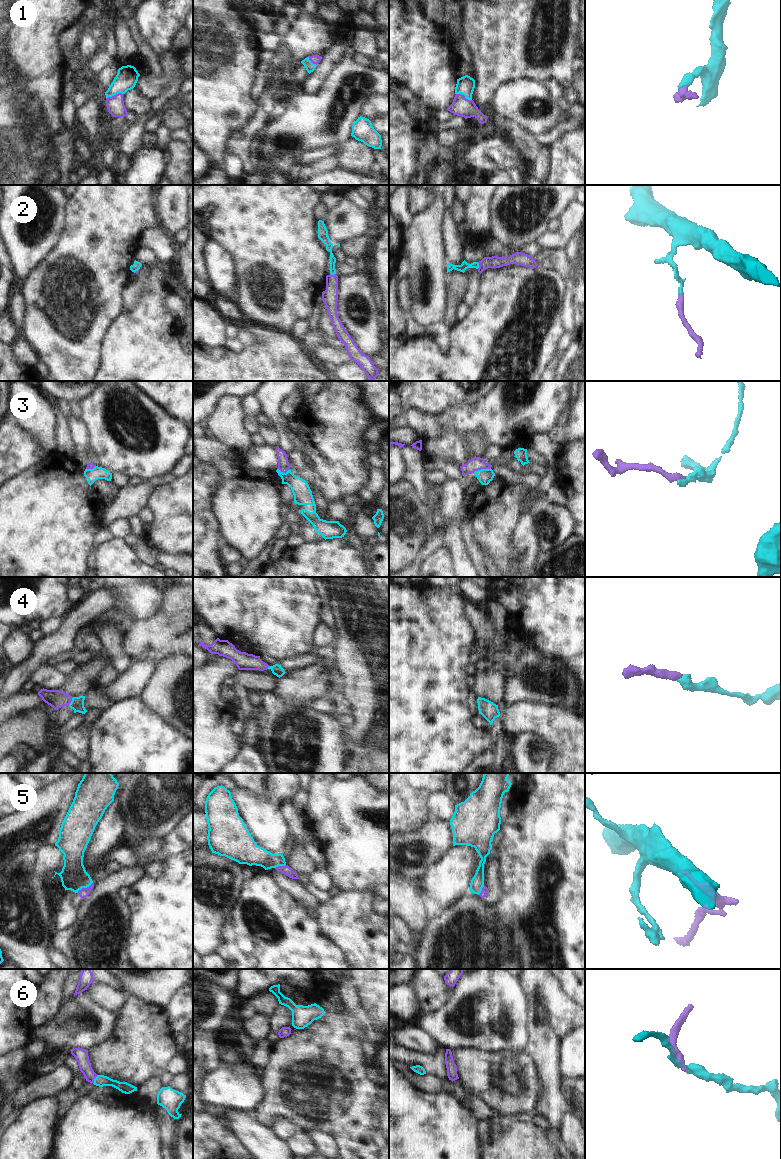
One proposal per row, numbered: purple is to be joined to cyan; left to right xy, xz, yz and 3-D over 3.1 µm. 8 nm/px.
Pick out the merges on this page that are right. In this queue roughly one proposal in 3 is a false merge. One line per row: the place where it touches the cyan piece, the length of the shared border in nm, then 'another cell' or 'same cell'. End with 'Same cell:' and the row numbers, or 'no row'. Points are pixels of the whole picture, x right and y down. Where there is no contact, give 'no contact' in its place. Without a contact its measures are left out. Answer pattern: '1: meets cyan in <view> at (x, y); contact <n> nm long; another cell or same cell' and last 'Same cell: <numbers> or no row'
1: meets cyan in xy at (114, 94); contact 140 nm long; same cell
2: meets cyan in yz at (478, 265); contact 60 nm long; same cell
3: meets cyan in yz at (481, 469); contact 150 nm long; another cell
4: meets cyan in xy at (71, 701); contact 80 nm long; same cell
5: meets cyan in xy at (84, 887); contact 150 nm long; same cell
6: meets cyan in xy at (94, 1079); contact 80 nm long; same cell
Same cell: 1, 2, 4, 5, 6

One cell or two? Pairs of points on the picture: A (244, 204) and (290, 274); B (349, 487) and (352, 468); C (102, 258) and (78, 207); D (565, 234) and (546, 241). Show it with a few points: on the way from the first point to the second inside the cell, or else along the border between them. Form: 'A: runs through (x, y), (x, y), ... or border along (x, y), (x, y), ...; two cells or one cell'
A: runs through (261, 221), (272, 233), (278, 257); one cell
B: runs through (349, 482), (349, 473); one cell
C: runs through (100, 245), (100, 229), (91, 220); one cell
D: runs through (560, 239), (551, 240); one cell

